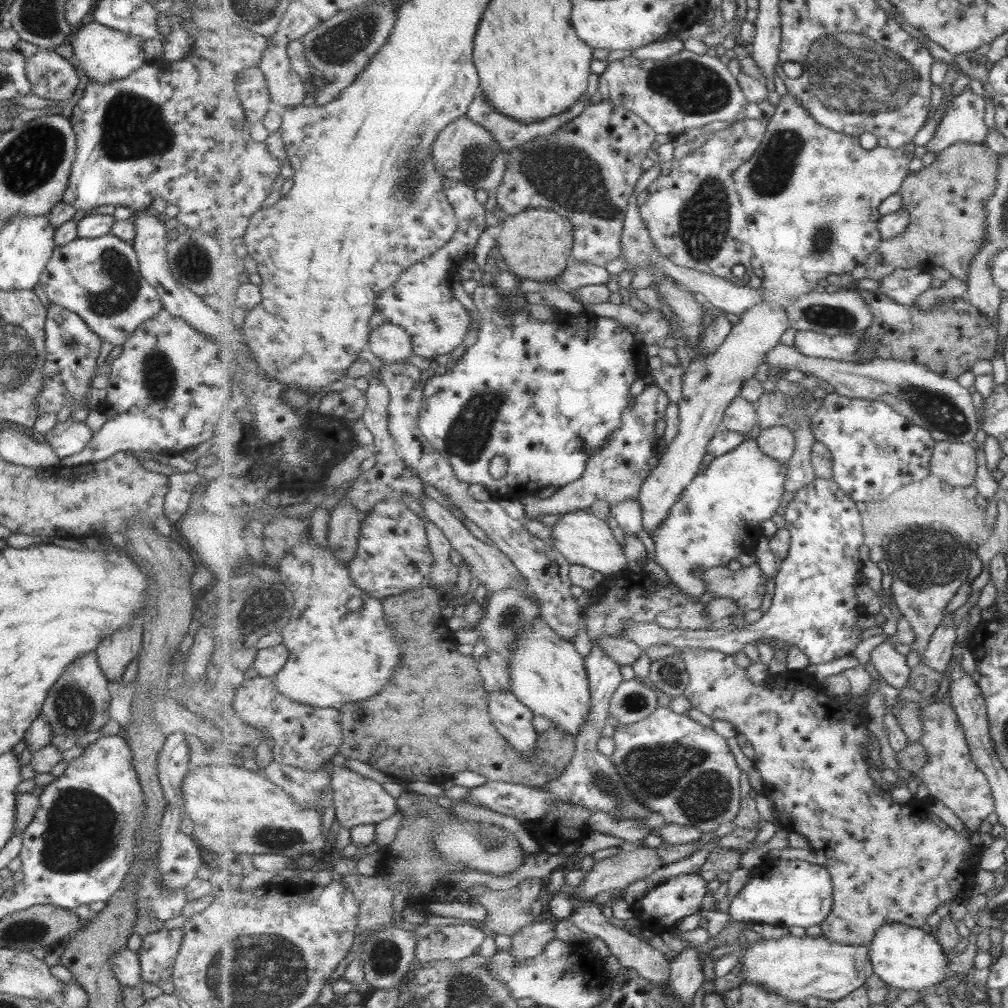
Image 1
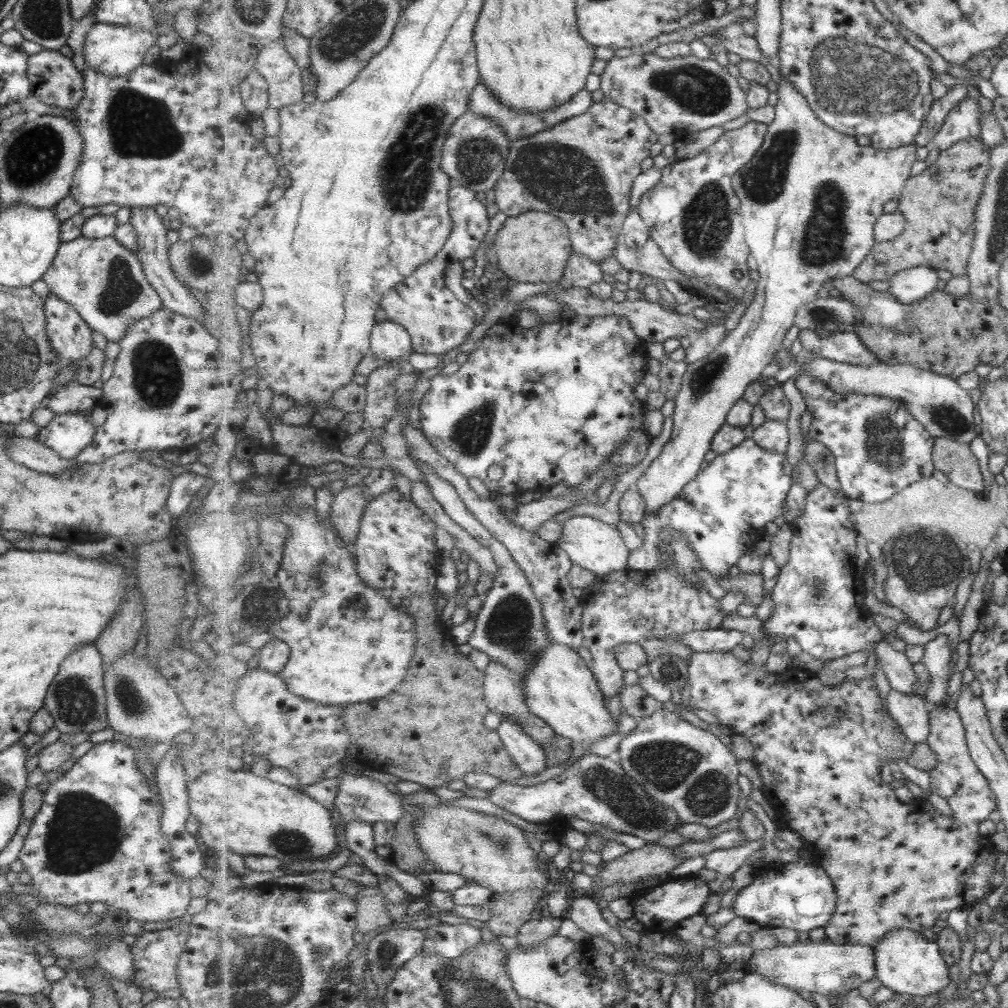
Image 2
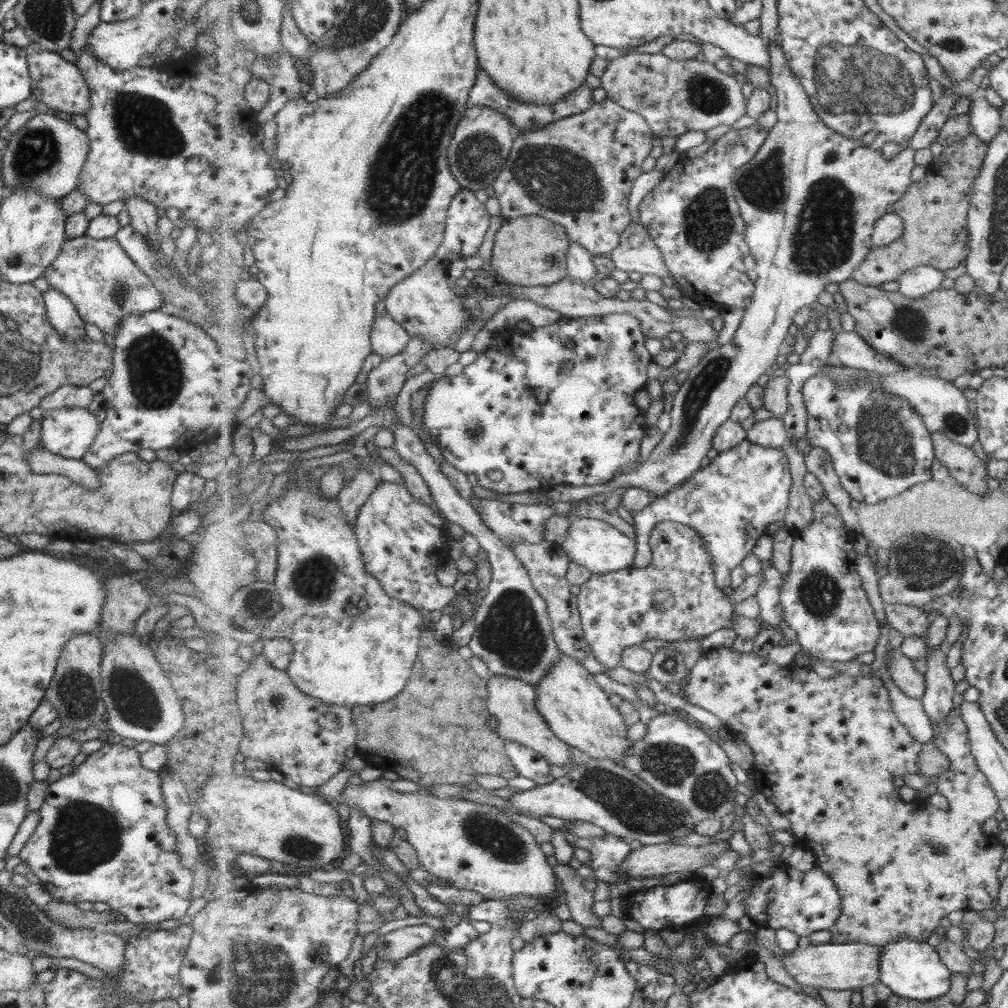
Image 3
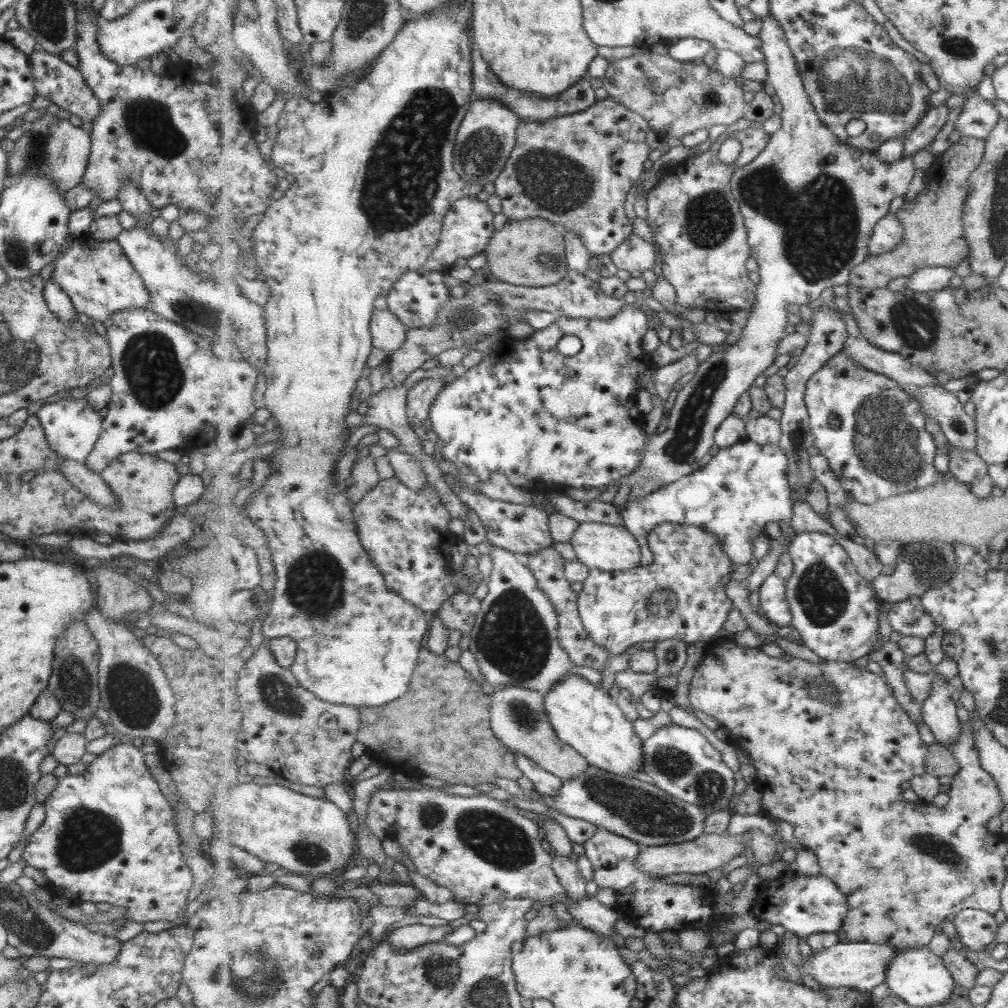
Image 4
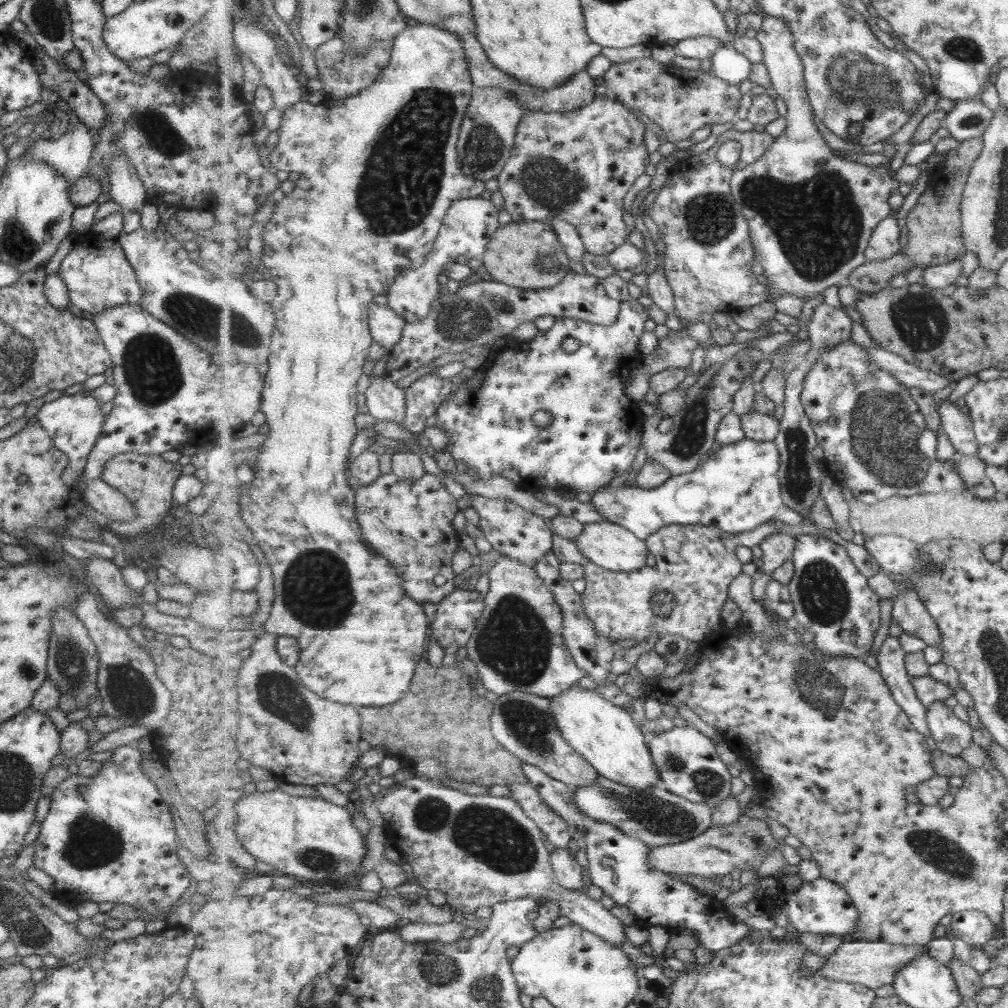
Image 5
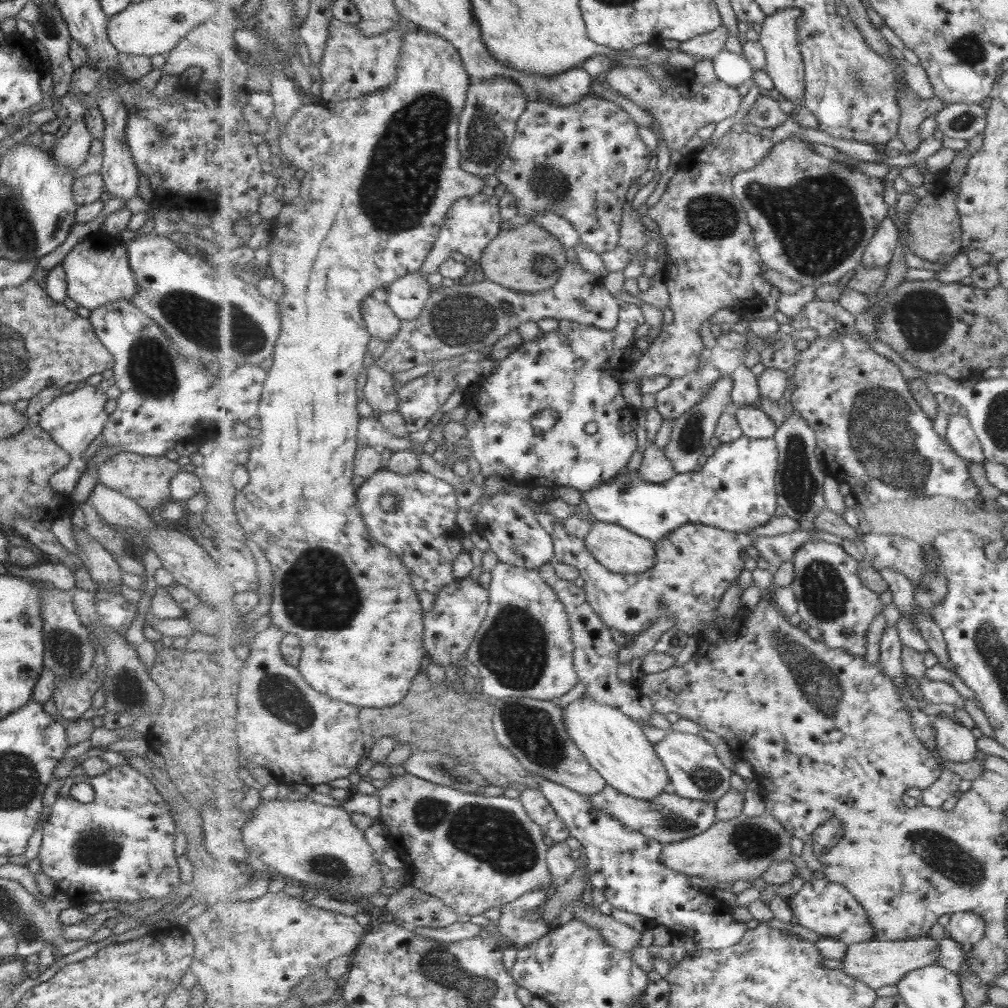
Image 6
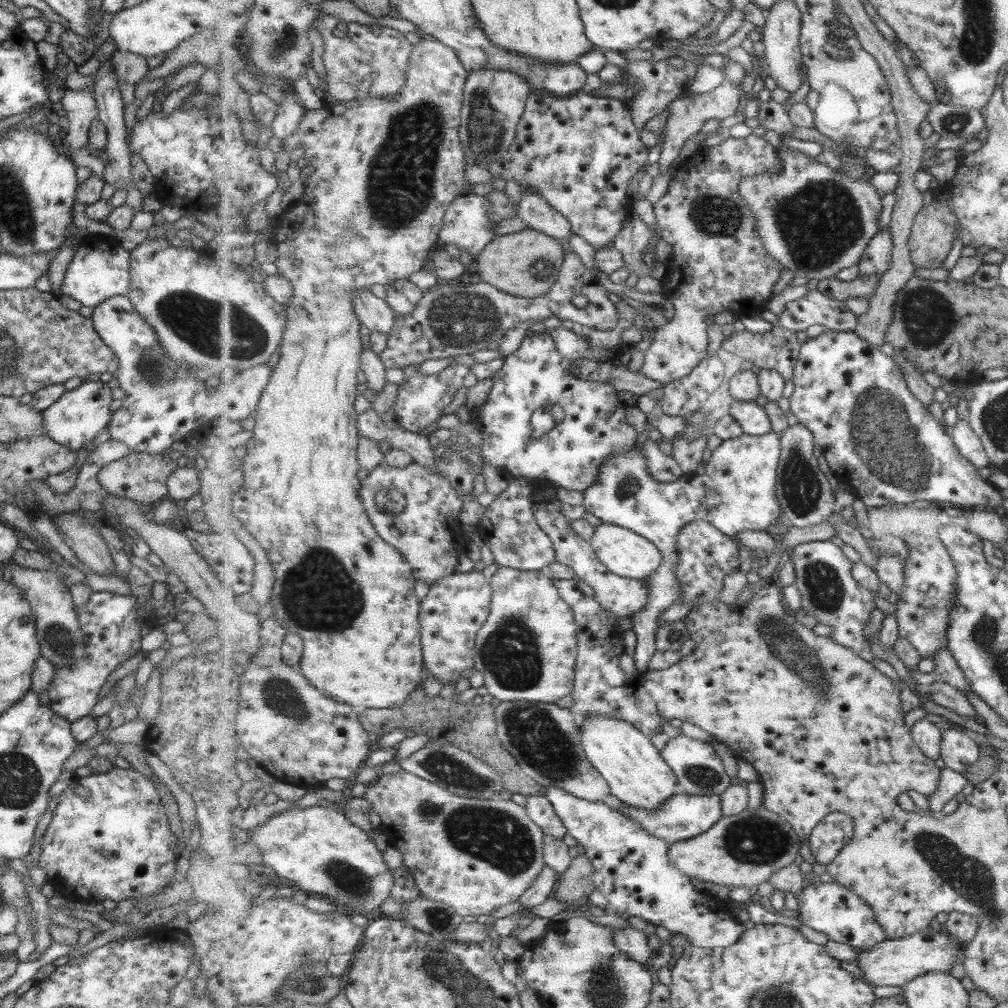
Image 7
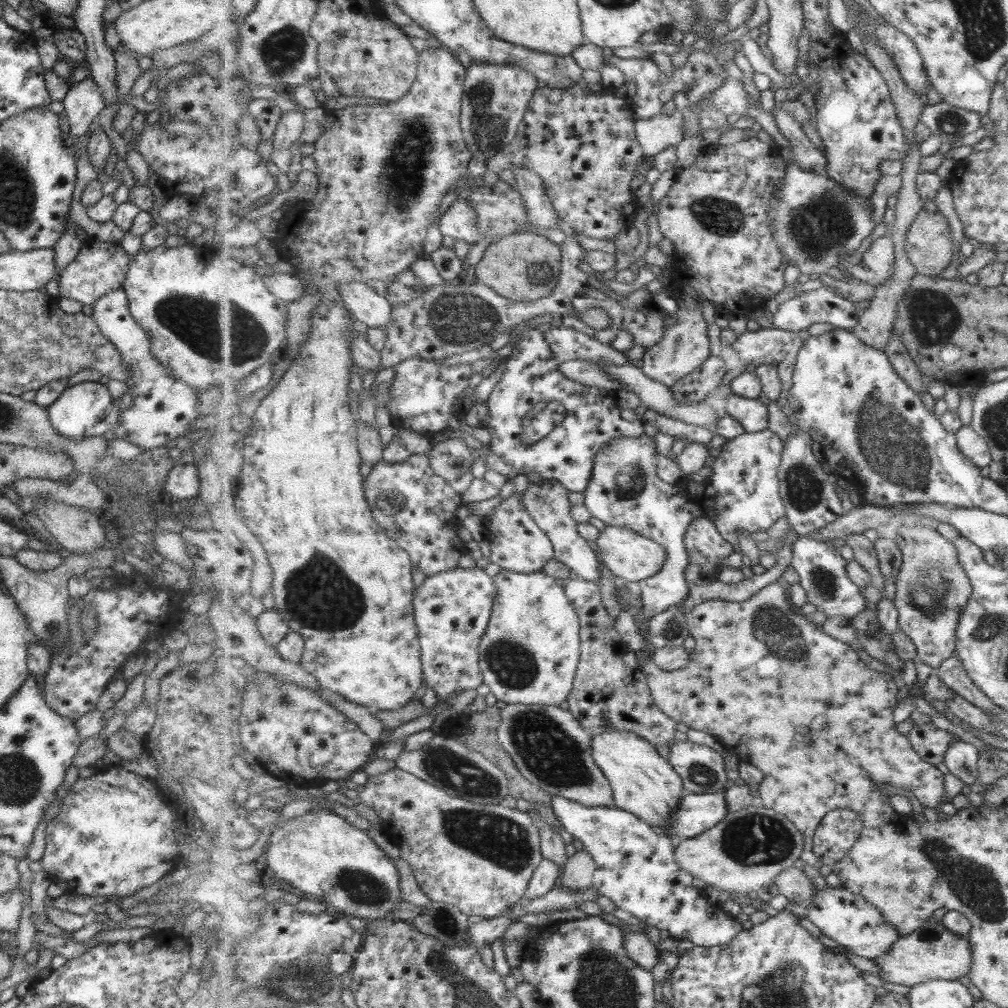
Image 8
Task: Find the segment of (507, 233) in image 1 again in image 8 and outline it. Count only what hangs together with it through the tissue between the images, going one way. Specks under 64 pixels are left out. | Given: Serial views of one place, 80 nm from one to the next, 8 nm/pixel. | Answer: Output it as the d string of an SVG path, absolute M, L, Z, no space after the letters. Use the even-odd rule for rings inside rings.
M521 232L494 241L484 251L476 267L478 283L493 288L511 301L535 301L550 296L559 285L562 249L539 233Z

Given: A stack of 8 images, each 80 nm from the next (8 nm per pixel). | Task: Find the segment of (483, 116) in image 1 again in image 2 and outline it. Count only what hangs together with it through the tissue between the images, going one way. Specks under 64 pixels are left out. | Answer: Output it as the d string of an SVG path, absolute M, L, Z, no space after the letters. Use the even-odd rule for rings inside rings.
M481 82L470 96L470 110L477 114L490 118L494 123L497 123L507 133L508 139L512 143L514 140L525 139L531 135L537 135L538 132L549 131L556 124L563 123L567 119L573 119L574 116L582 115L590 110L593 104L591 92L583 89L578 92L569 103L562 104L558 107L550 108L549 111L538 112L537 114L516 111L514 108L503 104L499 97L485 83Z

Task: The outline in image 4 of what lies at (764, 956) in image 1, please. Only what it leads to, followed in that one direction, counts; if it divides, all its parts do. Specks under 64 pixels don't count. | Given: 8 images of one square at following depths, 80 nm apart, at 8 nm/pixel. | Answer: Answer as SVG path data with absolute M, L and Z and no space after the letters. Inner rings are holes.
M859 941L839 943L831 948L812 950L810 959L803 959L799 972L811 975L823 987L851 987L862 991L869 991L883 984L887 980L887 969L898 954L898 947L888 944L868 943Z

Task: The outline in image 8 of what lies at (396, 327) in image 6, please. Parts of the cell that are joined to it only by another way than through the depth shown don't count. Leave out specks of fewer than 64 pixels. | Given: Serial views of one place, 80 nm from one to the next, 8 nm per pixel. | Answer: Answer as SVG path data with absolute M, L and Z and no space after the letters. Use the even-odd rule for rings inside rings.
M363 282L343 284L343 302L351 310L353 318L371 328L383 328L391 324L393 305L387 297L379 296Z

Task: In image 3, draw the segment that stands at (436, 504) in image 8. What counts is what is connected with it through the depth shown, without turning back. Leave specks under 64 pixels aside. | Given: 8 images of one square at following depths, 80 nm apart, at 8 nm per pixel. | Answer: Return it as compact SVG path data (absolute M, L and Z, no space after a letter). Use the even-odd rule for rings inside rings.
M385 481L378 485L356 516L355 534L362 550L367 570L375 575L383 588L396 599L412 607L443 610L453 598L458 597L454 587L446 587L439 580L439 565L448 558L448 548L453 539L445 532L447 518L441 509L418 499L405 484Z

